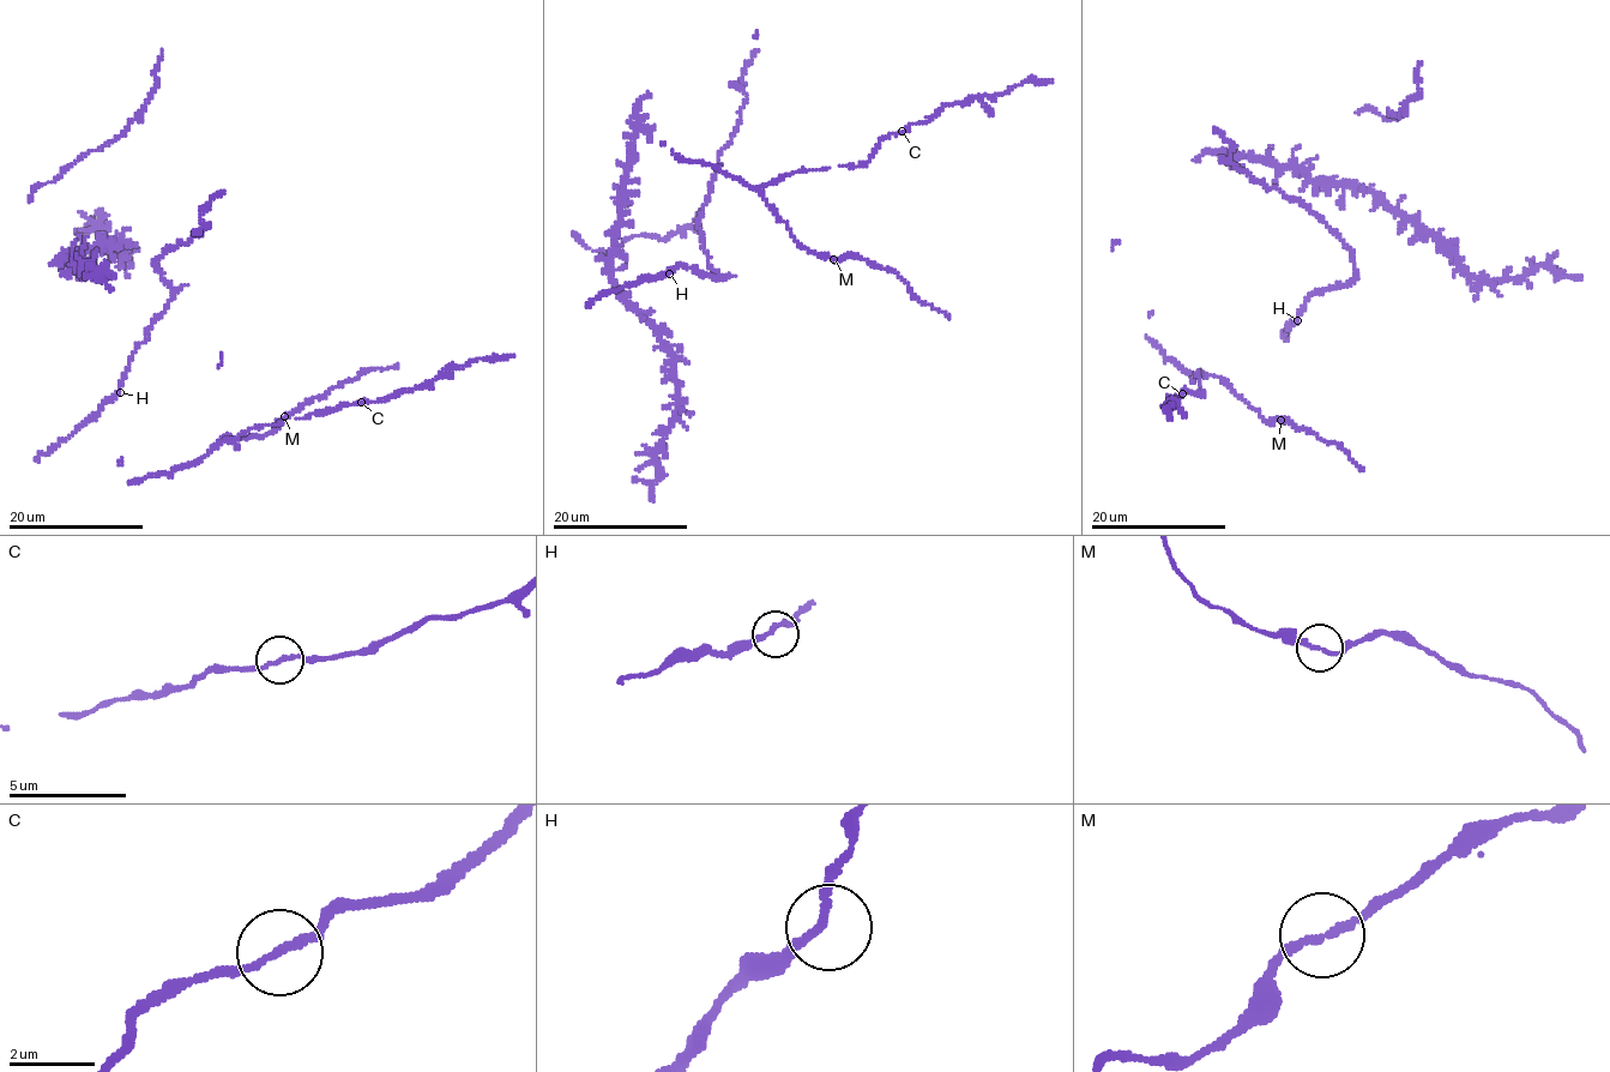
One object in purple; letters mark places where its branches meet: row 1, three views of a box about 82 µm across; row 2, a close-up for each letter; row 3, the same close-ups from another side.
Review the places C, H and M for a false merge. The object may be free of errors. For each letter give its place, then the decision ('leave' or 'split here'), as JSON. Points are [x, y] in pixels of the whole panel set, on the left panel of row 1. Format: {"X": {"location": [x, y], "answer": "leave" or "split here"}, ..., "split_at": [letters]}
{"C": {"location": [361, 402], "answer": "leave"}, "H": {"location": [120, 392], "answer": "leave"}, "M": {"location": [284, 416], "answer": "leave"}, "split_at": []}

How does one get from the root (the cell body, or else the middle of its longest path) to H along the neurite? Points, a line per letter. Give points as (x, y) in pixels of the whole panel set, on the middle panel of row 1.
H: (686, 266), (677, 264), (669, 273)

